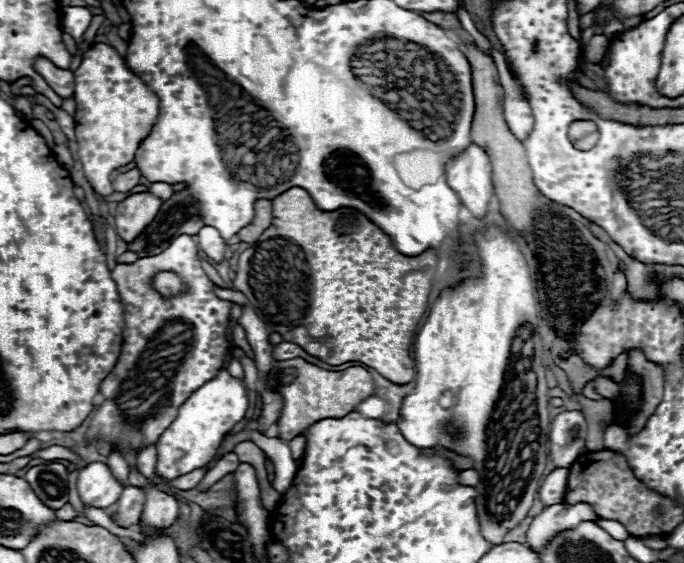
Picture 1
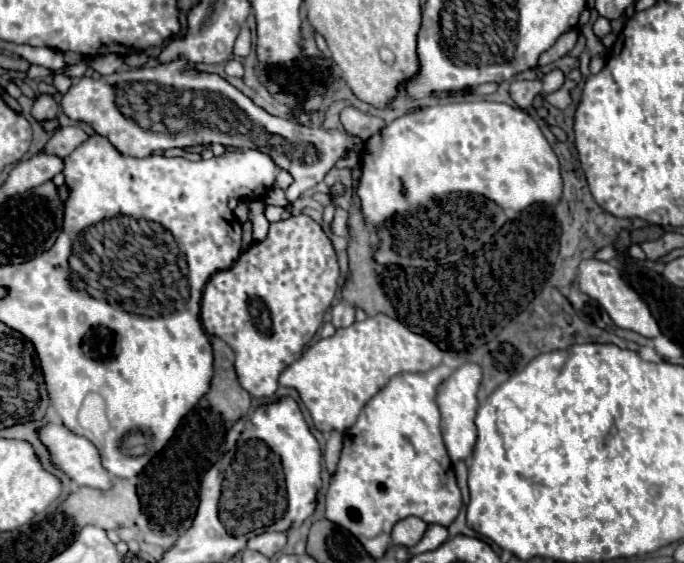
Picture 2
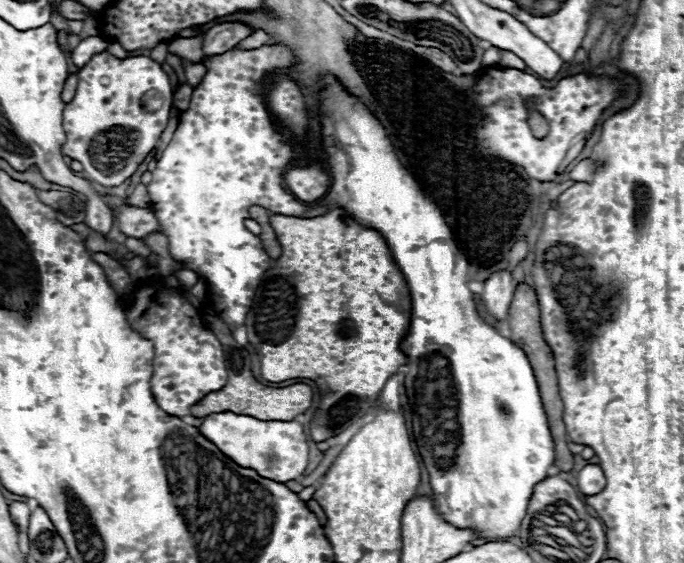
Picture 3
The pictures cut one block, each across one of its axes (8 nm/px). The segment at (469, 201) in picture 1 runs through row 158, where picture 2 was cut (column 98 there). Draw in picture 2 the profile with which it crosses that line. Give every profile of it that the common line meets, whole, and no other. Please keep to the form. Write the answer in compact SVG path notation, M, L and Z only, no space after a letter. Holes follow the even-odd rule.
M48 424L42 428L42 442L50 448L56 466L80 486L98 490L112 488L112 474L104 470L98 448L90 440L70 432L64 426Z

